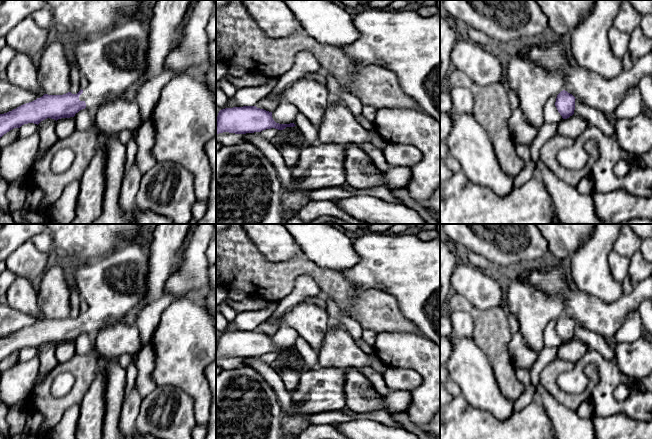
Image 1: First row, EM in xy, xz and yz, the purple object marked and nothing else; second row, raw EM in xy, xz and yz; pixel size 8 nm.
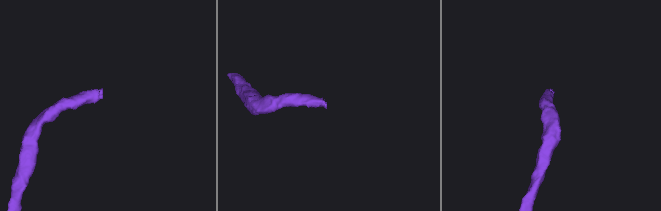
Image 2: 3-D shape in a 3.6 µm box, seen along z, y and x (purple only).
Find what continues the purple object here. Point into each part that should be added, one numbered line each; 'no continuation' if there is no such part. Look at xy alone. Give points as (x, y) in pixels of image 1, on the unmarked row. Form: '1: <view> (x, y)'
1: xy (113, 287)

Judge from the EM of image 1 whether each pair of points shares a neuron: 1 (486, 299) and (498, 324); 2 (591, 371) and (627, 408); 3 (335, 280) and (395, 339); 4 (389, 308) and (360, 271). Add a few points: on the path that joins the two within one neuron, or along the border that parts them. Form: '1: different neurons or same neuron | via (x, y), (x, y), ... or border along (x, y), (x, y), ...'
1: different neurons | border along (468, 300), (476, 308), (482, 310), (499, 307)
2: different neurons | border along (593, 363), (596, 367), (598, 380), (589, 397)
3: different neurons | border along (409, 332), (380, 331), (377, 333)
4: different neurons | border along (351, 283), (362, 288), (381, 289), (396, 298)

